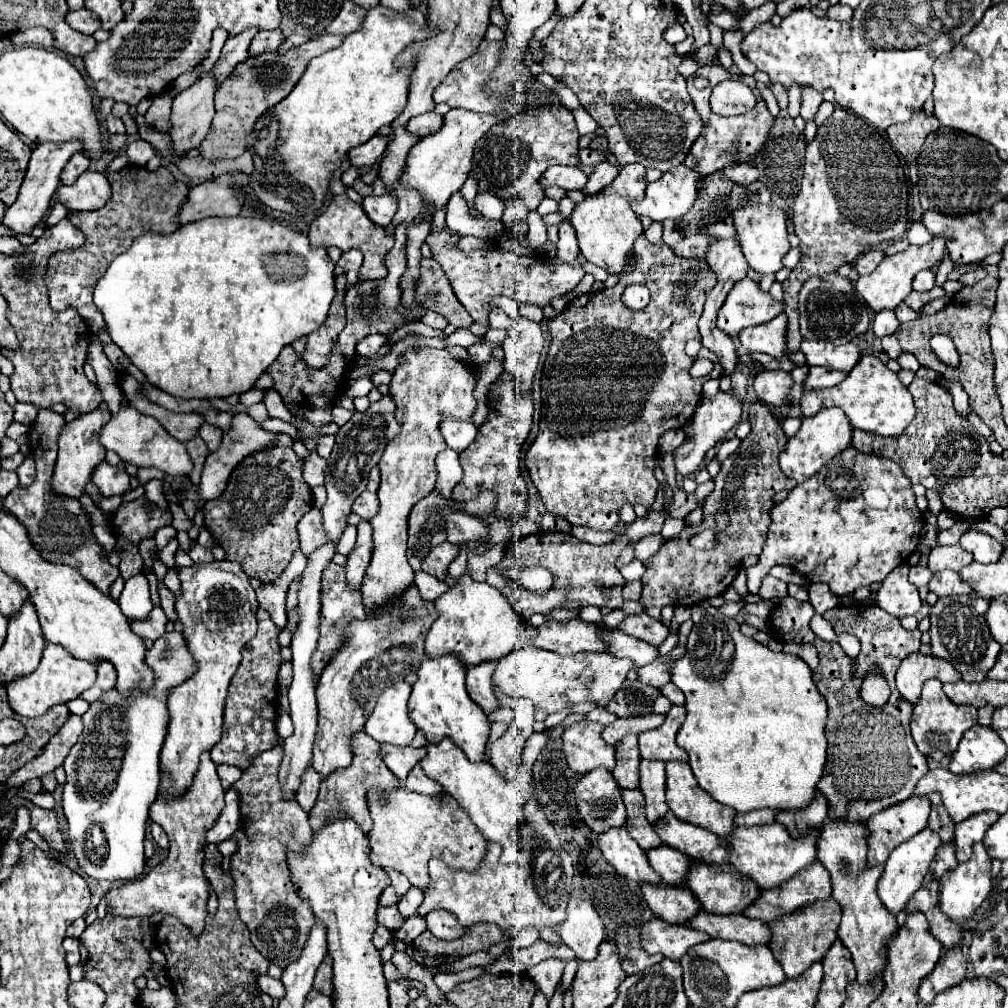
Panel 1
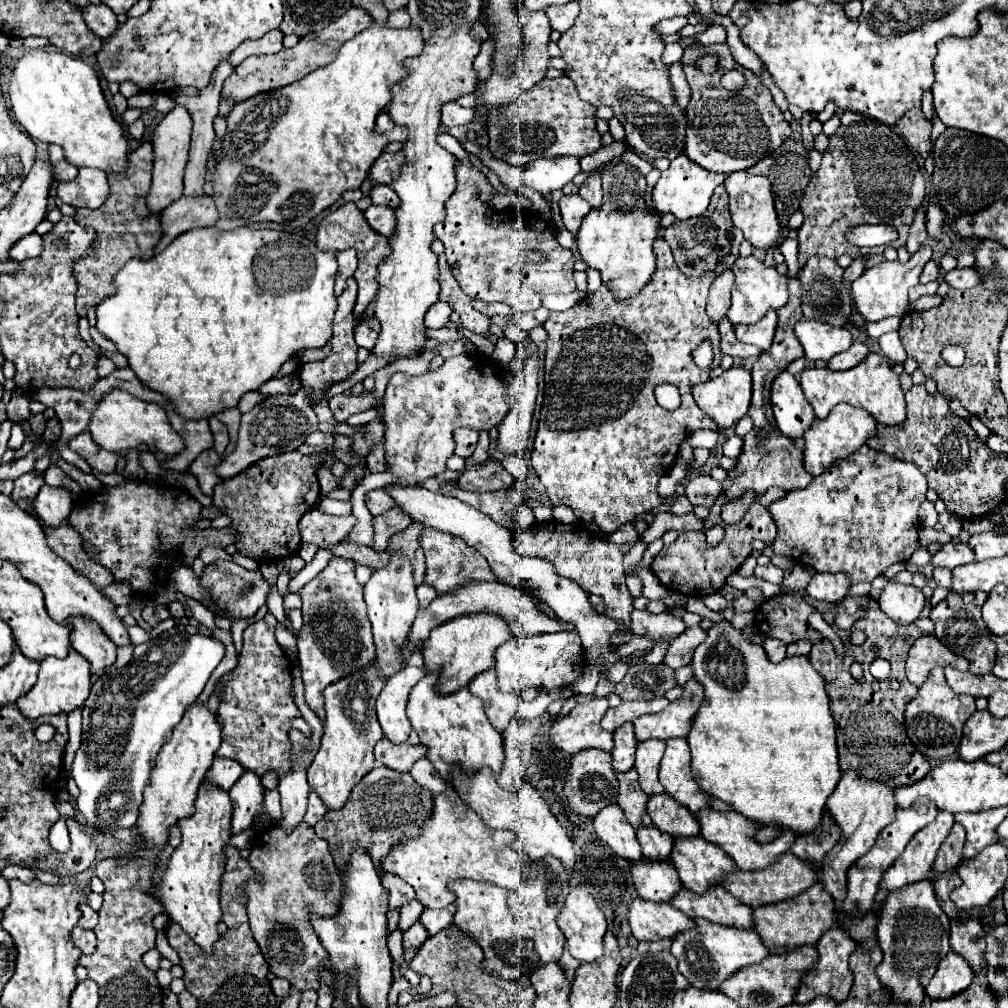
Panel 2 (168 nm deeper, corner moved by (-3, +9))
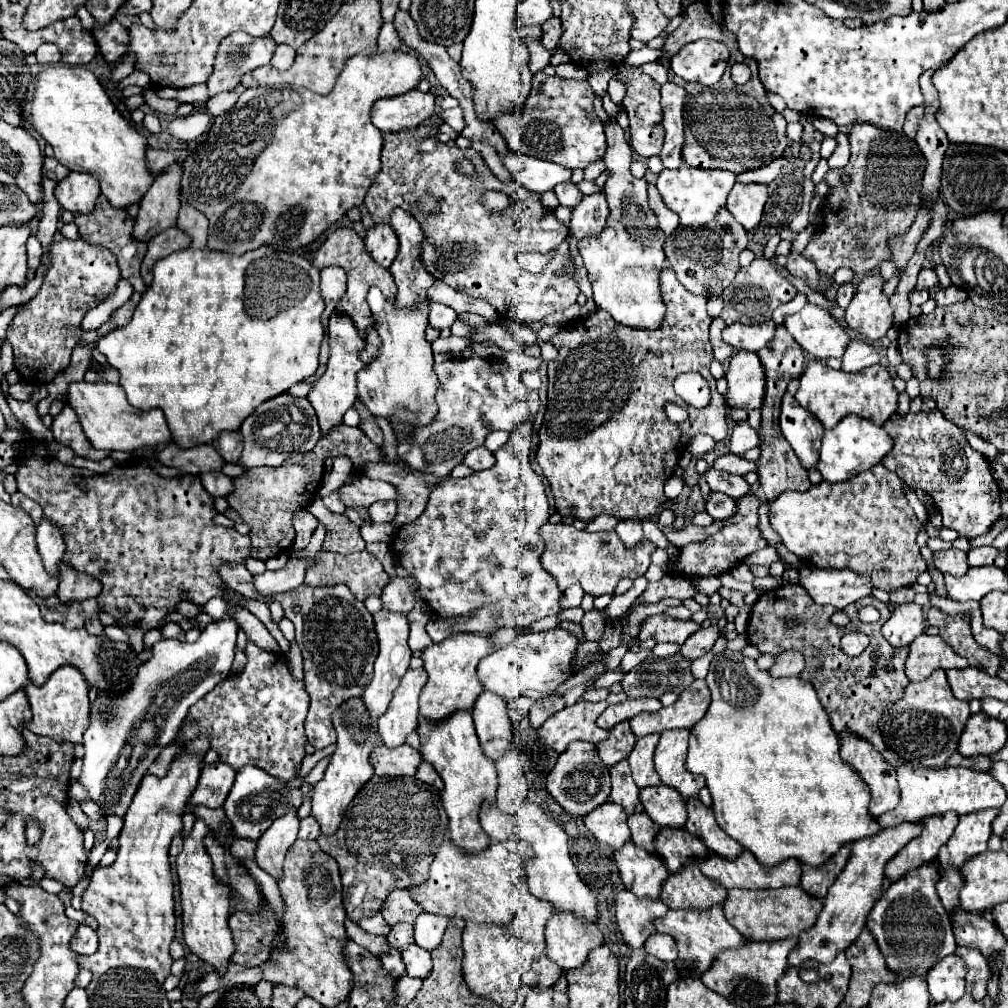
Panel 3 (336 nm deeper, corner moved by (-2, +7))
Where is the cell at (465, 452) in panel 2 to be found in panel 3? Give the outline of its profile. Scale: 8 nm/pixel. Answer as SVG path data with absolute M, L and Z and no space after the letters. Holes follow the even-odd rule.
M483 445L477 447L477 449L471 449L471 451L465 455L465 459L463 459L463 463L465 463L467 467L471 467L473 471L489 469L489 467L493 465L493 461L495 461L493 453L491 453L489 449L485 449Z

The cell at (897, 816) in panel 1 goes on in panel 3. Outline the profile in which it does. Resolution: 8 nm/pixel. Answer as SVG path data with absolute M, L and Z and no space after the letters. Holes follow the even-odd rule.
M921 821L919 823L903 823L899 827L889 827L881 829L879 833L871 837L863 837L851 845L851 857L841 871L841 875L835 879L831 885L825 901L823 901L823 911L819 913L817 923L807 931L801 933L797 949L791 951L791 967L799 969L799 975L803 981L813 983L817 981L817 971L809 967L809 961L817 963L831 963L837 953L845 951L863 931L867 915L875 901L883 895L883 879L885 879L885 865L919 833L923 831Z

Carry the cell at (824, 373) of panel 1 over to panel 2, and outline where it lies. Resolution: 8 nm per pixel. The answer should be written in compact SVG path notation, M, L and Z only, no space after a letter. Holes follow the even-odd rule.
M854 341L848 351L842 351L840 355L836 355L834 359L828 361L828 369L832 369L832 371L852 369L852 367L856 367L868 353L870 353L870 351L868 351L868 347L866 347L864 343Z

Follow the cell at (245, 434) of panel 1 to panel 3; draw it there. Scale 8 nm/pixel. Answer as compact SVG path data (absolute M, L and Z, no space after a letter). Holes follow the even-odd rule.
M287 393L277 395L273 399L267 399L261 403L241 425L243 435L243 453L239 459L239 465L243 469L253 469L261 465L279 467L289 457L301 451L309 451L315 447L315 443L321 437L321 429L317 425L315 411L311 409L311 403L307 399L297 399Z

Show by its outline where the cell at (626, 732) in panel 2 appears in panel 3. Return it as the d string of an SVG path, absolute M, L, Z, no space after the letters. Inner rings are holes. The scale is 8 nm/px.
M623 721L623 723L619 723L611 729L611 735L609 735L607 741L597 745L599 757L603 759L605 765L615 765L615 763L629 757L635 741L637 741L637 737L633 735L629 723Z

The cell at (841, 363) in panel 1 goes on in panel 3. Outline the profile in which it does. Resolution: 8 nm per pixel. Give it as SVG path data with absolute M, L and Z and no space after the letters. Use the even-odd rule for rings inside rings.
M807 303L799 313L785 317L785 327L801 349L815 359L841 359L847 343L847 331L823 309Z

